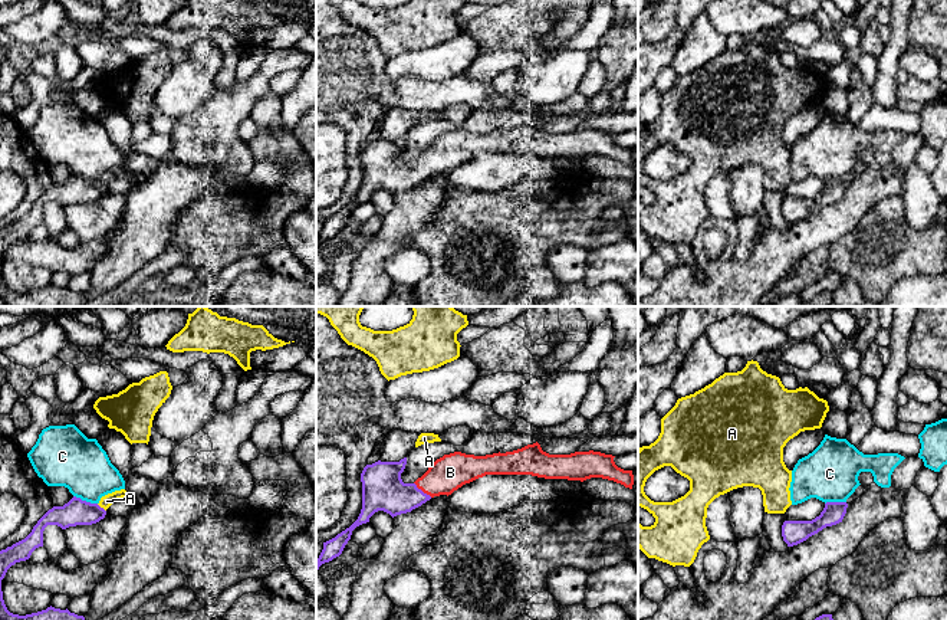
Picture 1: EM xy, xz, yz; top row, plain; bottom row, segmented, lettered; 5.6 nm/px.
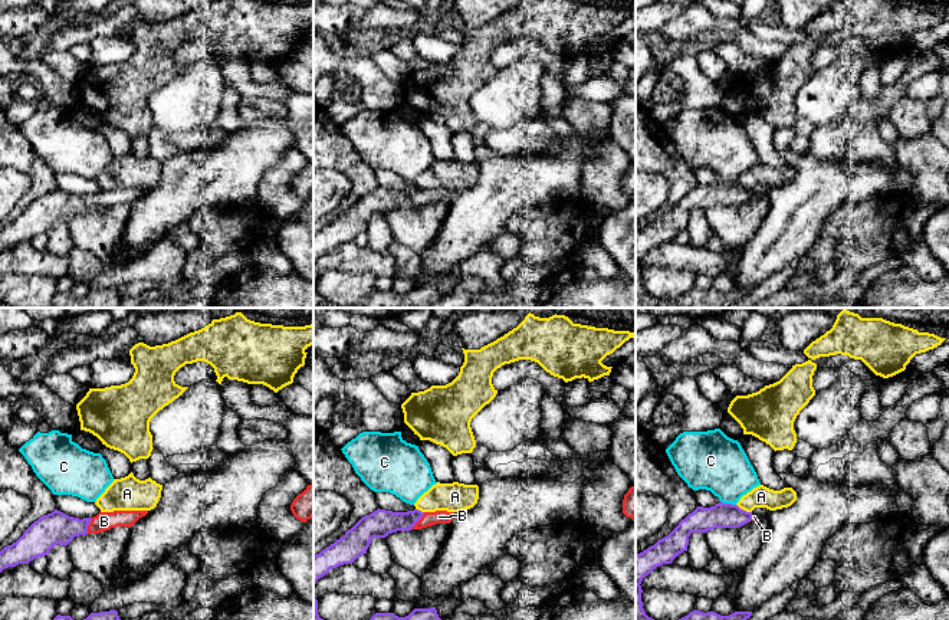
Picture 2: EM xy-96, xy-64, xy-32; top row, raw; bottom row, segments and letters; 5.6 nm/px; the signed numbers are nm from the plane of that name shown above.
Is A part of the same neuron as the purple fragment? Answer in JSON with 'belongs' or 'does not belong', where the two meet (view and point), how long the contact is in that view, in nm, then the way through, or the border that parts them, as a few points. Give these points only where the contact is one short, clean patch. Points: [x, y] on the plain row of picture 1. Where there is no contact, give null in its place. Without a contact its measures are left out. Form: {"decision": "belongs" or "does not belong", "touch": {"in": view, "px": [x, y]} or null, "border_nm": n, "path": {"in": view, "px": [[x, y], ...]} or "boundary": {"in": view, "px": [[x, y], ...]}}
{"decision": "does not belong", "touch": {"in": "xy", "px": [99, 184]}, "border_nm": 70, "boundary": {"in": "xy", "px": [[96, 181], [105, 189]]}}

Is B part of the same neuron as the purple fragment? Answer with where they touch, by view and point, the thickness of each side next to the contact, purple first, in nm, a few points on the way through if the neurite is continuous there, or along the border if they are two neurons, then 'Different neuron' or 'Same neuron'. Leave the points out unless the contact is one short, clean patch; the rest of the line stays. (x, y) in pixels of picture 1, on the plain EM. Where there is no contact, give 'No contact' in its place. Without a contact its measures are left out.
Touches purple at xz (421, 169). Thickness 240 nm (purple) against 200 nm. Path across: xz (382, 167), (421, 169), (450, 150). Same neuron

